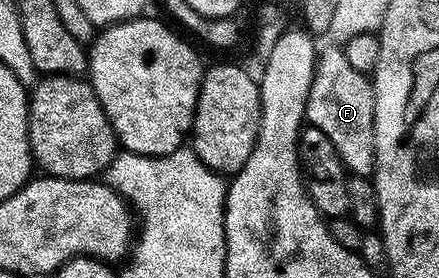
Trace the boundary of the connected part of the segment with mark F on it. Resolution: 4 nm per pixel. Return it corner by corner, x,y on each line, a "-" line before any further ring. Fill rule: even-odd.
333,50
337,51
320,52
319,66
313,80
313,90
309,93
305,118
312,126
323,129
327,137
331,137
341,162
345,164
346,172
369,177
373,174
375,153
373,85
366,72
351,69
351,65
347,65
344,50

